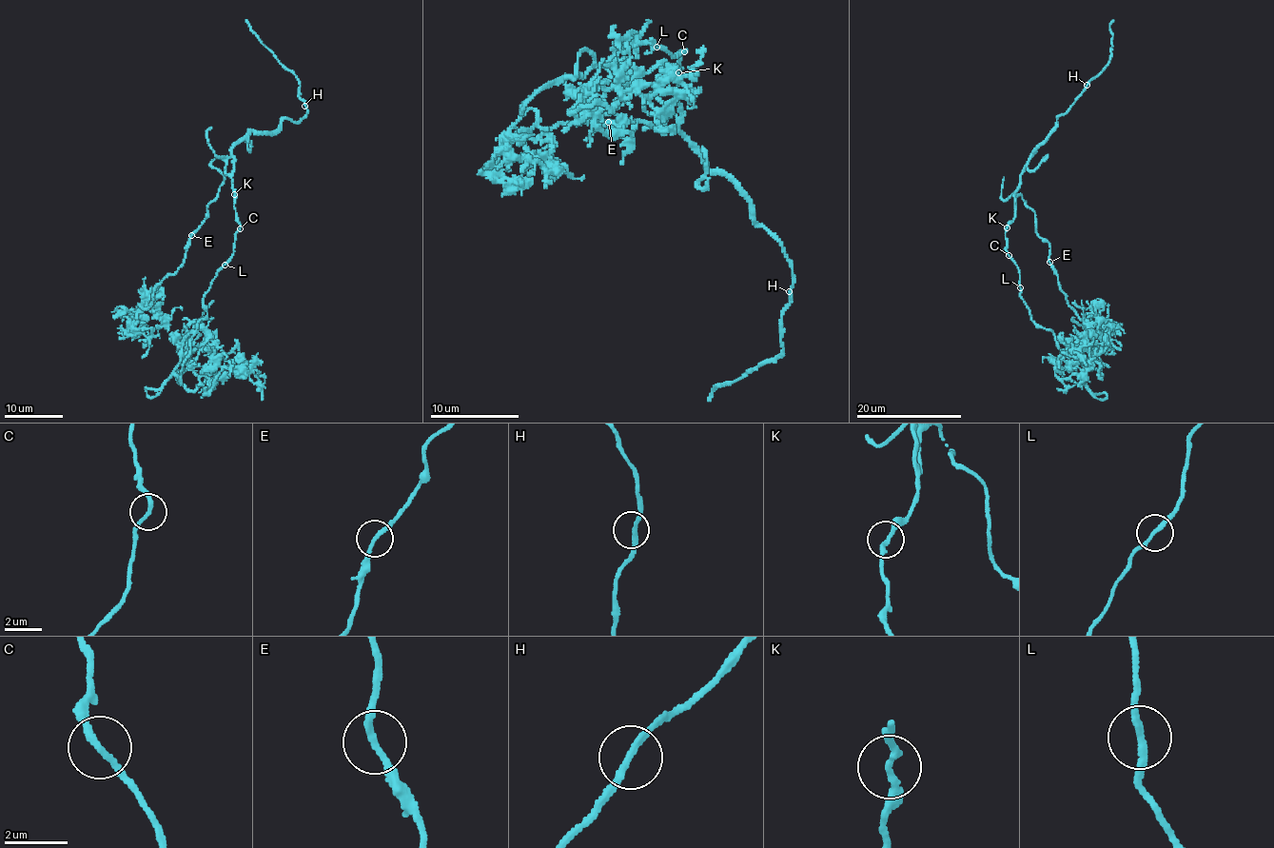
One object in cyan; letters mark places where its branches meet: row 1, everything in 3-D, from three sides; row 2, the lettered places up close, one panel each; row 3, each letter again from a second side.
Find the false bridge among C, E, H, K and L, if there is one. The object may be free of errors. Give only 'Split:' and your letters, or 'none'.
Split: none

